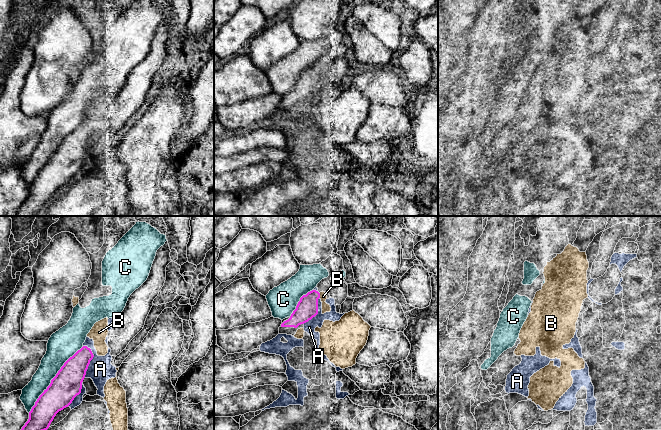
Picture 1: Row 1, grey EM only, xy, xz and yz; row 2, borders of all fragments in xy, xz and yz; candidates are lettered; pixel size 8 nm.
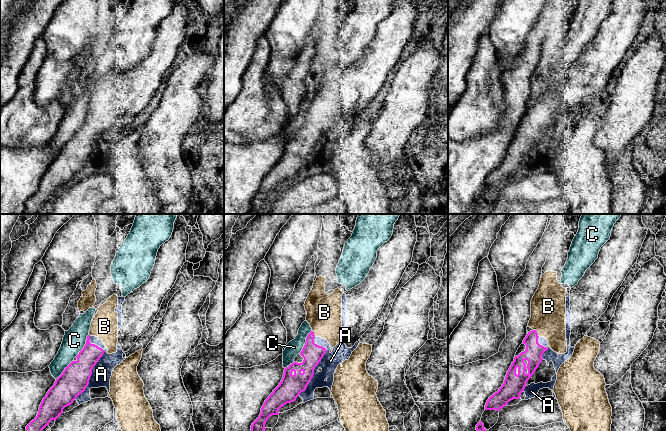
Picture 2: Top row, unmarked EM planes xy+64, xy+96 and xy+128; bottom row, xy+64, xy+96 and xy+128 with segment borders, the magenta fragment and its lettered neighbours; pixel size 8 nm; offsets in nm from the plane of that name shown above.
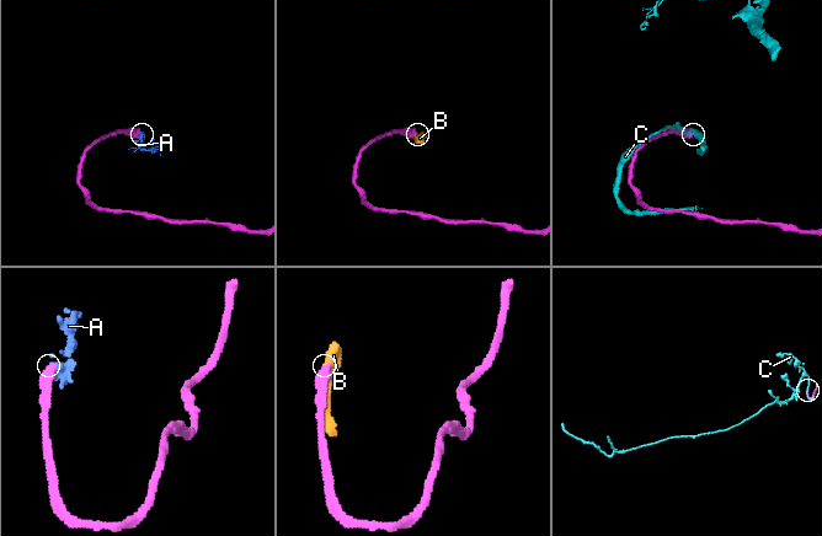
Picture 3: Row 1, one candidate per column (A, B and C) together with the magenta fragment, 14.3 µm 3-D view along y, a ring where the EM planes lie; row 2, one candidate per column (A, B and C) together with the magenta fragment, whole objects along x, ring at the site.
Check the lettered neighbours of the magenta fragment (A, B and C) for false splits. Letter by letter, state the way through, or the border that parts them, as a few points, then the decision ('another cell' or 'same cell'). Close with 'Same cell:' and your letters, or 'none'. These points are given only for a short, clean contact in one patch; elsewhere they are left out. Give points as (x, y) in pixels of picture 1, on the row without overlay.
A: same cell
B: another cell
C: another cell
Same cell: A

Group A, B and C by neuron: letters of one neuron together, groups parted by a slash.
A / B / C

